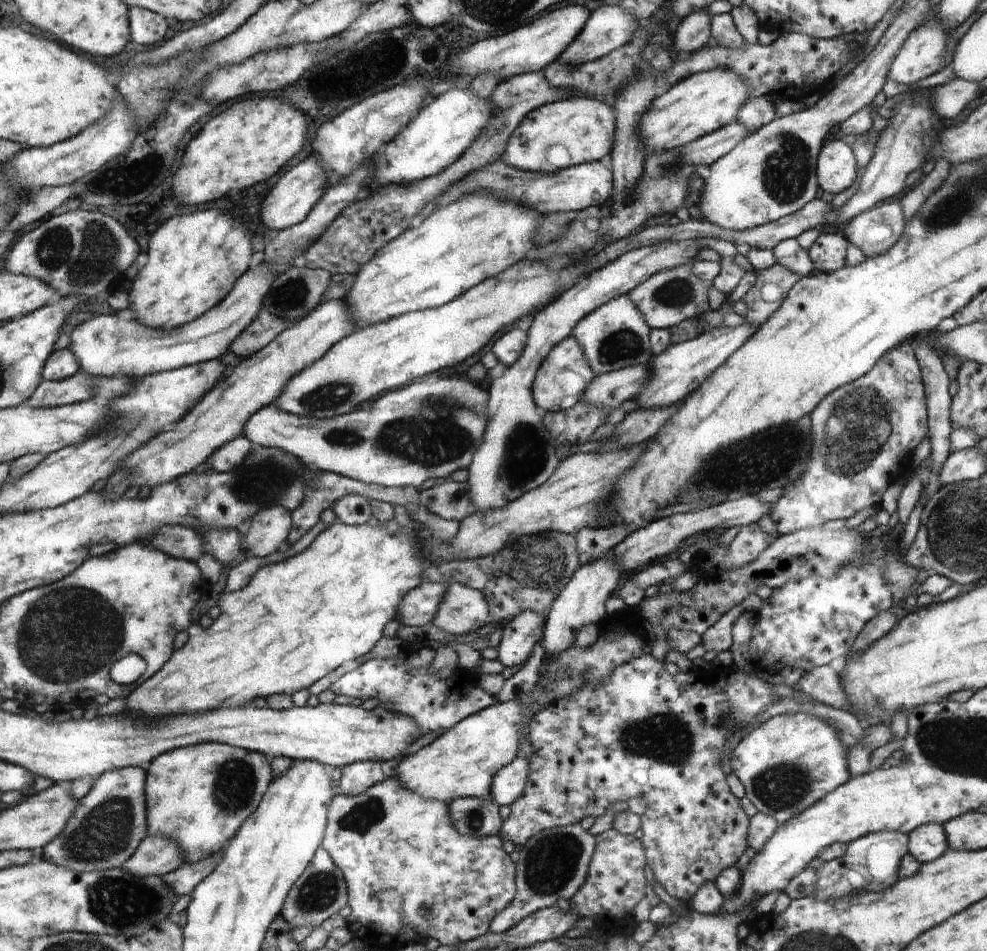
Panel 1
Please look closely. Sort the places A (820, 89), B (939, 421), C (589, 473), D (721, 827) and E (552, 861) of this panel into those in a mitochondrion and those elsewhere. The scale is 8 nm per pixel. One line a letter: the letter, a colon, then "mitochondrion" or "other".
A: other
B: other
C: other
D: other
E: mitochondrion

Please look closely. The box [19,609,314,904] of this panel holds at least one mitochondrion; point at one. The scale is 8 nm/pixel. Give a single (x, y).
(105, 832)

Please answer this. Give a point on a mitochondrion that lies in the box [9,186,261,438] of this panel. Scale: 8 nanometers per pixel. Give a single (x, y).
(90, 256)

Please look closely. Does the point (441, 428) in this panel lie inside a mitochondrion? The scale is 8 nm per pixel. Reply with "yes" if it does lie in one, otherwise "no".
yes

